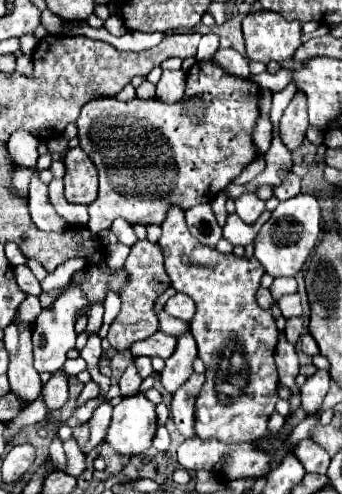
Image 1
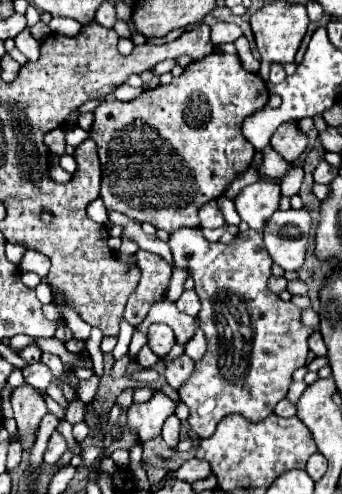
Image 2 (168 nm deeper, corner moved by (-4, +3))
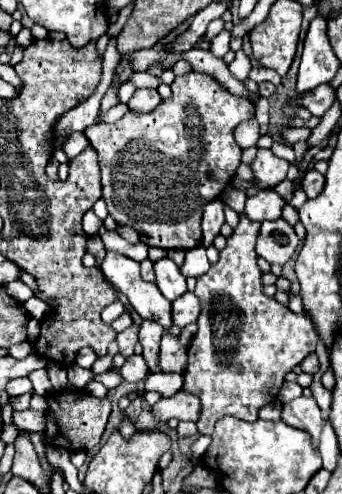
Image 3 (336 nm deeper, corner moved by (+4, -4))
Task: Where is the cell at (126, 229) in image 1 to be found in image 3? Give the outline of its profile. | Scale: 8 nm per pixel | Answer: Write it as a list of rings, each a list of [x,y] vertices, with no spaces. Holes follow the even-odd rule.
[[[162,257],[154,261],[154,273],[156,273],[156,285],[168,301],[174,301],[186,293],[186,279],[184,275],[180,275],[180,269],[172,259]]]

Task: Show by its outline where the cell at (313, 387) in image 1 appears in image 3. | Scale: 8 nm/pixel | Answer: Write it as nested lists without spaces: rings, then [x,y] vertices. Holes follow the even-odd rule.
[[[298,397],[292,403],[286,403],[282,409],[282,421],[296,429],[310,433],[314,449],[320,445],[320,433],[326,423],[314,397]]]

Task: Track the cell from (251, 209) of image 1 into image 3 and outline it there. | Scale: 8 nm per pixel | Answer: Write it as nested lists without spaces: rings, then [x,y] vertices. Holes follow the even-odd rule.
[[[264,189],[258,191],[256,195],[246,199],[246,207],[244,207],[244,215],[250,221],[264,221],[264,219],[278,219],[280,211],[282,211],[284,201],[280,199],[278,193],[274,193],[272,189]]]

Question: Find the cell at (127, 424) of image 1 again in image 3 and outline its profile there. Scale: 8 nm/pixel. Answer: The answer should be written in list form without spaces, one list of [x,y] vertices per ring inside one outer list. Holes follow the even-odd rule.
[[[178,391],[176,395],[158,401],[152,407],[152,417],[162,423],[166,423],[172,417],[178,421],[196,421],[198,411],[200,401],[194,395],[182,395],[182,391]]]

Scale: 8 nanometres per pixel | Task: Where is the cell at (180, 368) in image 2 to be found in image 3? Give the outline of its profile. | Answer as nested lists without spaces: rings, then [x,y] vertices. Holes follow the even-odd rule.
[[[164,333],[160,347],[160,371],[164,373],[184,373],[186,367],[186,349],[180,347],[176,337]]]

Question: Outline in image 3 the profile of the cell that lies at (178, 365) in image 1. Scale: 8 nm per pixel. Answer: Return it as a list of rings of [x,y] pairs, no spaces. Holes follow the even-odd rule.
[[[106,253],[102,261],[104,277],[118,287],[142,319],[160,323],[164,329],[172,327],[172,305],[154,283],[144,283],[140,277],[140,263],[118,253]]]

